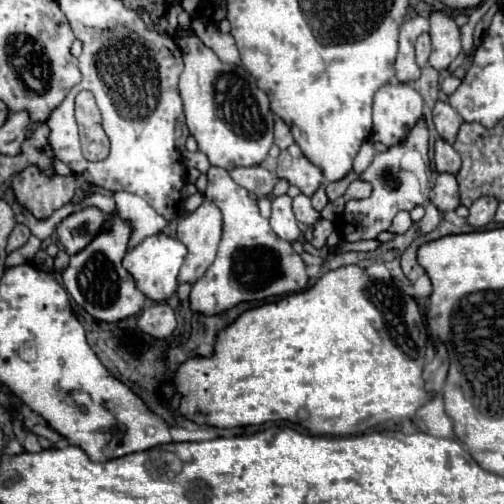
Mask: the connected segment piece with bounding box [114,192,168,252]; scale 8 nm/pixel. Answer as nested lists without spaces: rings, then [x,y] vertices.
[[[116,192],[114,194],[114,200],[116,200],[116,214],[130,224],[132,232],[130,232],[130,242],[128,242],[128,252],[140,244],[144,238],[148,236],[154,236],[158,232],[162,232],[168,222],[156,214],[146,200],[142,200],[140,196],[136,194],[130,194],[130,192]]]

